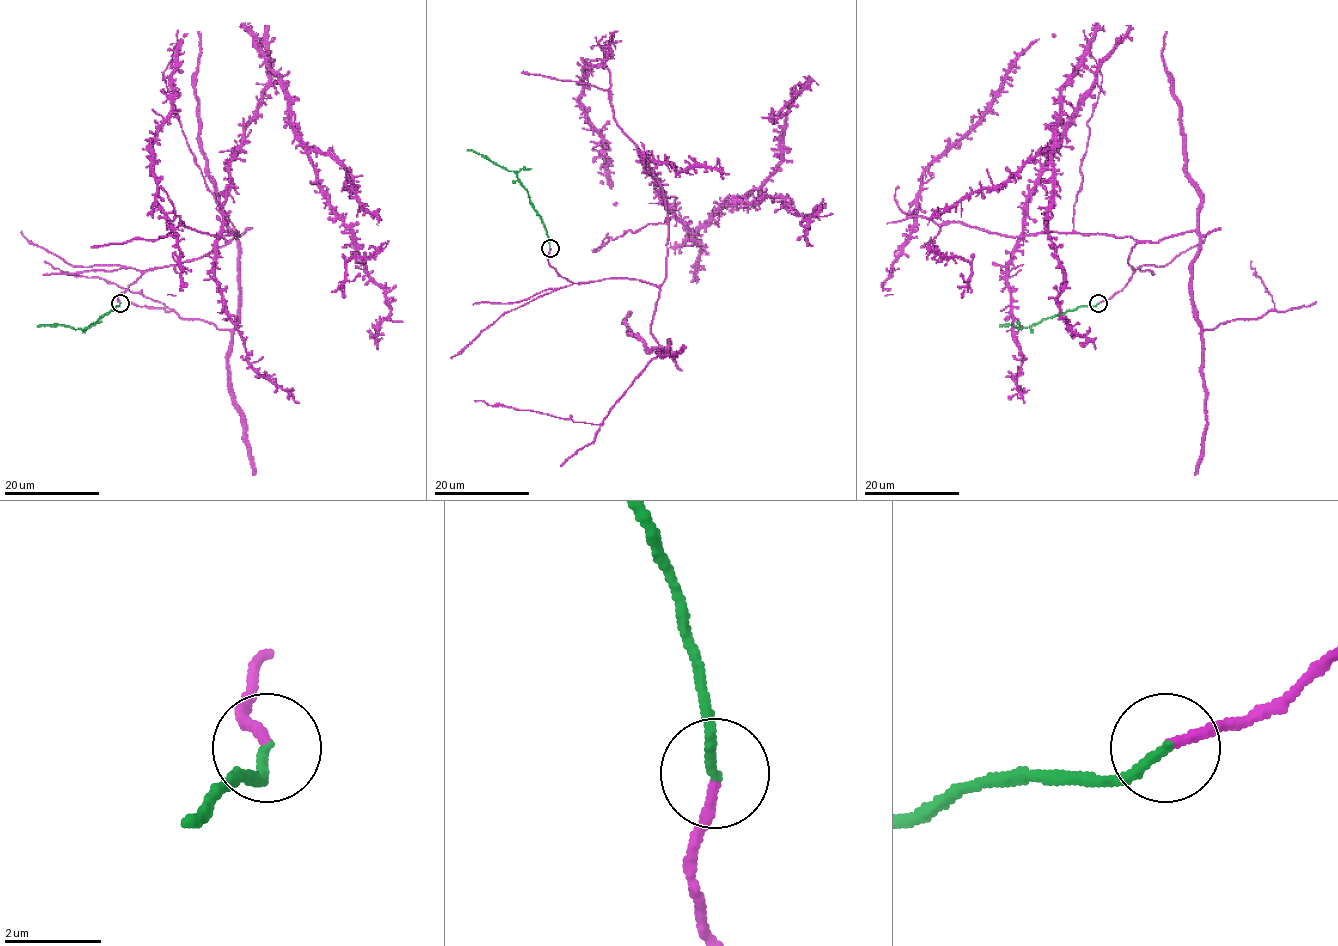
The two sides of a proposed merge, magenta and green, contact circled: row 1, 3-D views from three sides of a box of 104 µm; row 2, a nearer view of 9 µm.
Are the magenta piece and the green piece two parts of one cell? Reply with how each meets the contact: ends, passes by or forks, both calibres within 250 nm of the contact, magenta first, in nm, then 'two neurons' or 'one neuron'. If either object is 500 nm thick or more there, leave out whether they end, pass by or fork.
magenta ends | green ends | 190/200 nm | one neuron

